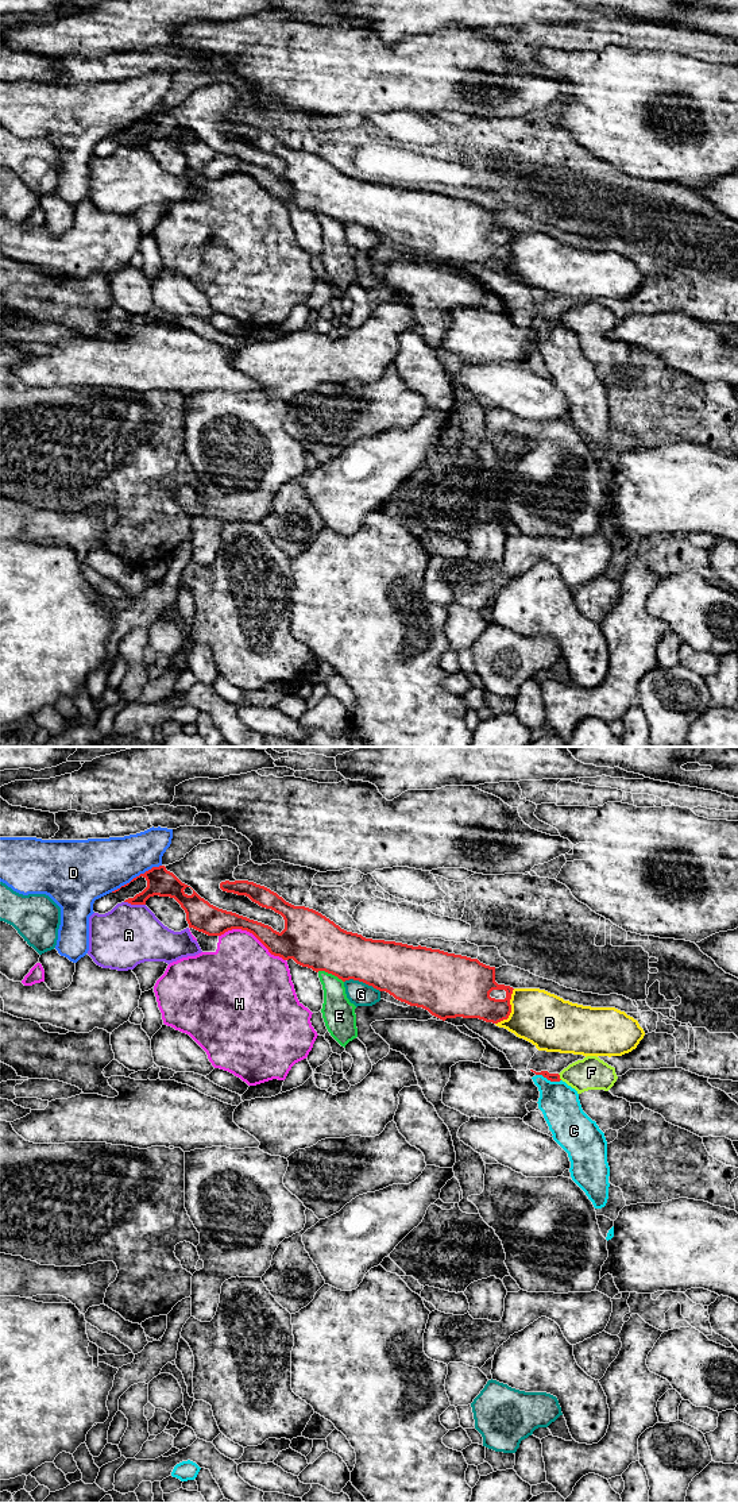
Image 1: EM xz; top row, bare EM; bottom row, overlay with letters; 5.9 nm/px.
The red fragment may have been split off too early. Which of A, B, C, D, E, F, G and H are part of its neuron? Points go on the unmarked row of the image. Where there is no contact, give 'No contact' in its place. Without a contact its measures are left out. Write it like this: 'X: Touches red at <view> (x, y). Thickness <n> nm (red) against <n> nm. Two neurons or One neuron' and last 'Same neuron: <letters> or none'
A: Touches red at xz (135, 147). Thickness 160 nm (red) against 360 nm. Two neurons
B: Touches red at xz (510, 253). Thickness 240 nm (red) against 320 nm. Two neurons
C: Touches red at xz (548, 323). Thickness 50 nm (red) against 240 nm. One neuron
D: Touches red at xz (136, 120). Thickness 160 nm (red) against 340 nm. Two neurons
E: Touches red at xz (331, 216). Thickness 320 nm (red) against 190 nm. Two neurons
F: Touches red at xz (559, 320). Thickness 50 nm (red) against 200 nm. Two neurons
G: Touches red at xz (362, 224). Thickness 320 nm (red) against 140 nm. Two neurons
H: Touches red at xz (252, 177). Thickness 190 nm (red) against 420 nm. Two neurons
Same neuron: C

